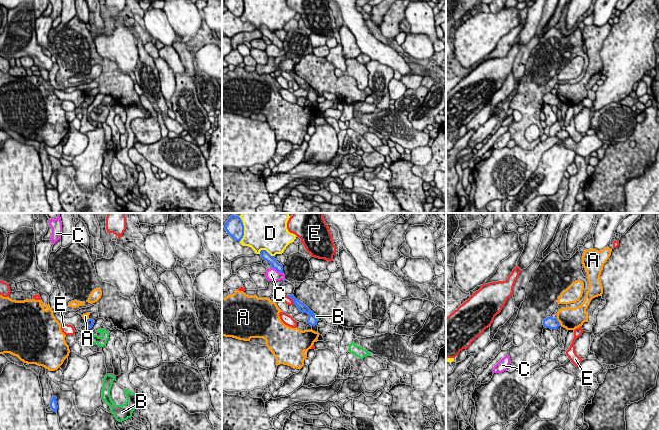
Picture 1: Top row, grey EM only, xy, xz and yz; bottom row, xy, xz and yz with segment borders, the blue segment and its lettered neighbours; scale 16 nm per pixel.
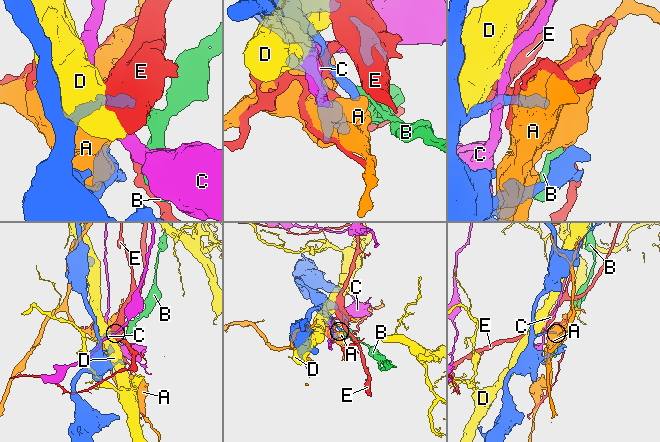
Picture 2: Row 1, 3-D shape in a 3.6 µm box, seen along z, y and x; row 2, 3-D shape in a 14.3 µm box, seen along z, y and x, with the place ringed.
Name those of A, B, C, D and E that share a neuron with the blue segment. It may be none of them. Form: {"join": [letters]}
{"join": []}

